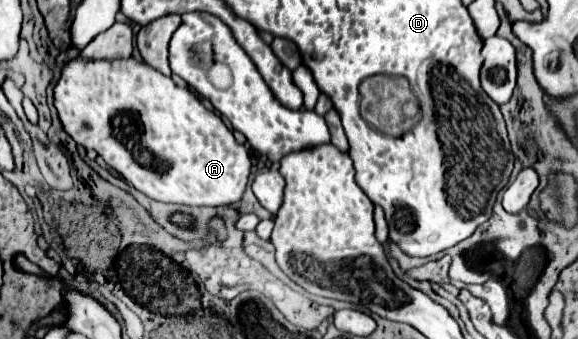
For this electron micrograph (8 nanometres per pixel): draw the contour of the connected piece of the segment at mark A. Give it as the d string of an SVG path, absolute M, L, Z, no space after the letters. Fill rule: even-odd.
M75 58L73 62L69 62L65 68L63 68L63 74L55 86L55 106L57 106L57 112L59 112L59 118L61 118L61 124L65 128L65 132L81 146L85 146L87 150L97 150L97 154L105 160L105 164L123 174L123 178L133 184L139 192L147 194L149 198L153 200L159 200L159 202L177 202L177 204L189 204L189 206L225 206L225 204L235 204L241 200L243 196L243 190L247 186L247 178L251 174L251 160L249 160L249 152L245 146L237 144L231 130L225 126L225 122L209 112L197 98L195 94L191 94L187 88L179 88L169 76L161 74L159 70L151 68L149 64L143 64L143 62L137 62L137 60L115 60L111 64L107 62L93 62L93 60L81 60L81 58Z

